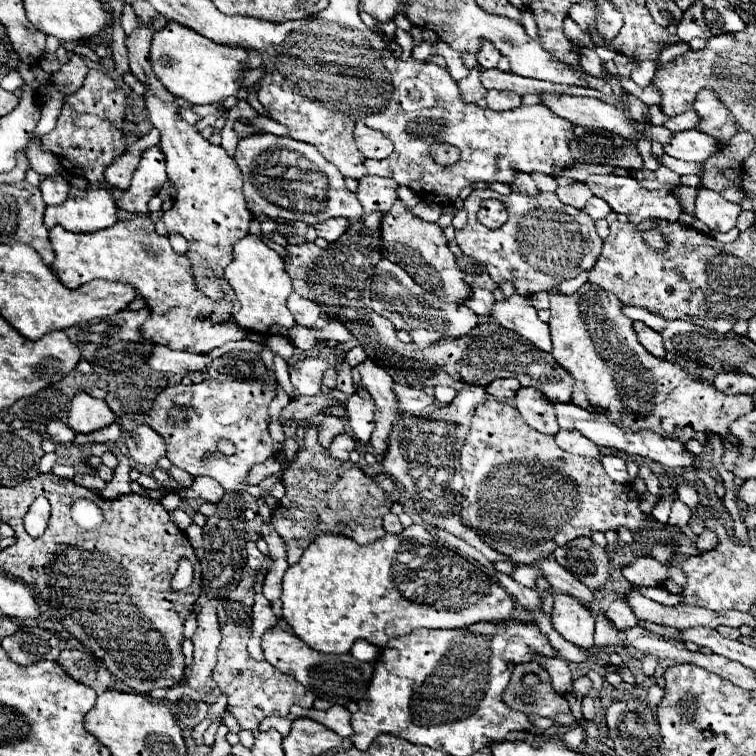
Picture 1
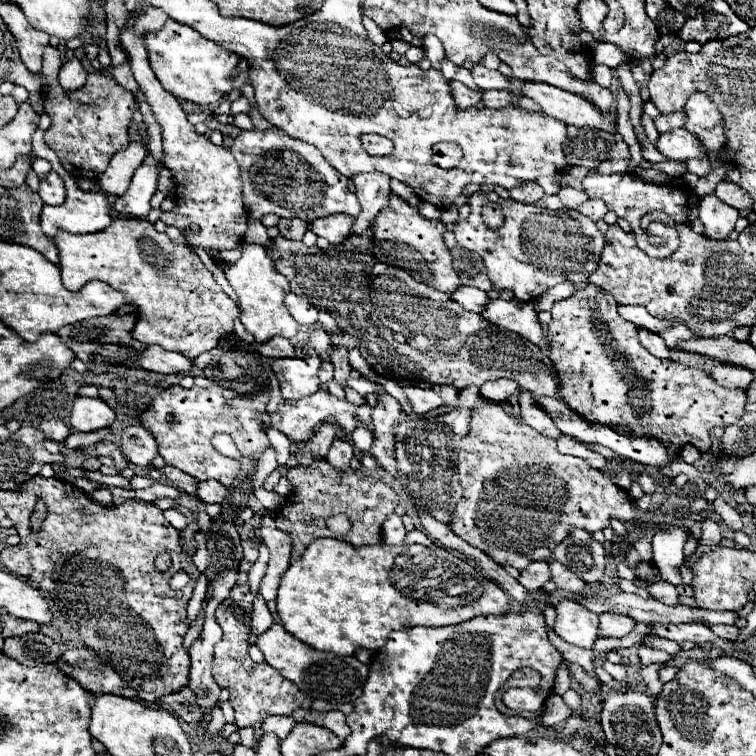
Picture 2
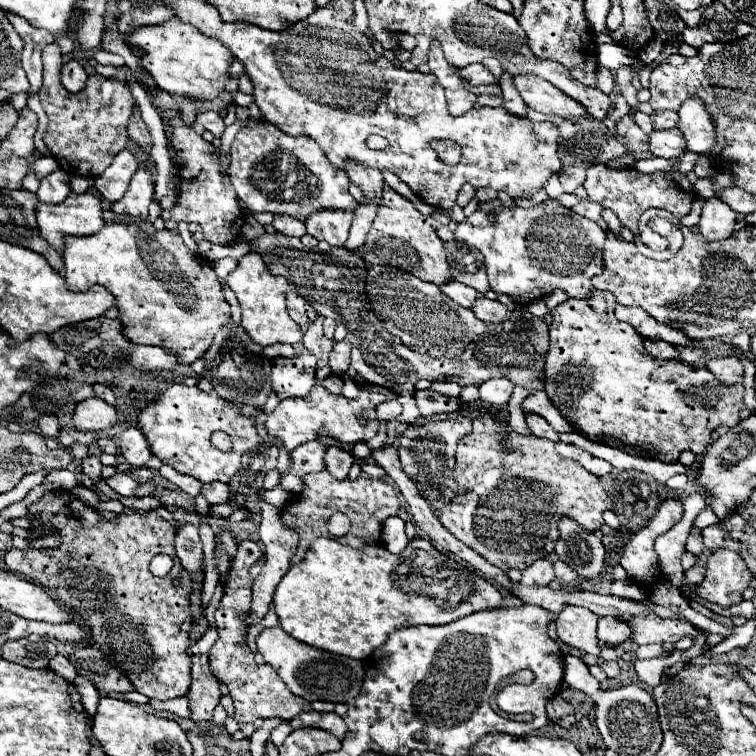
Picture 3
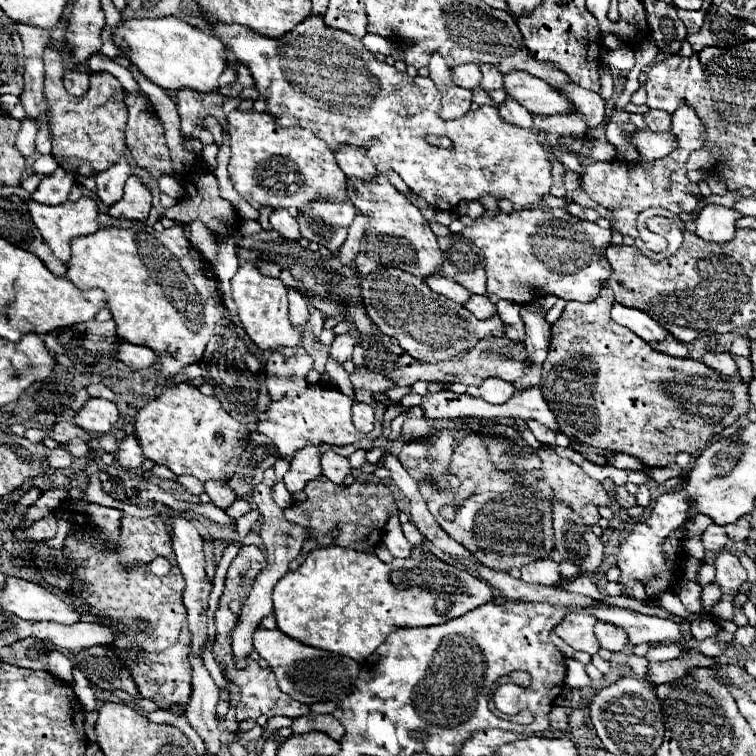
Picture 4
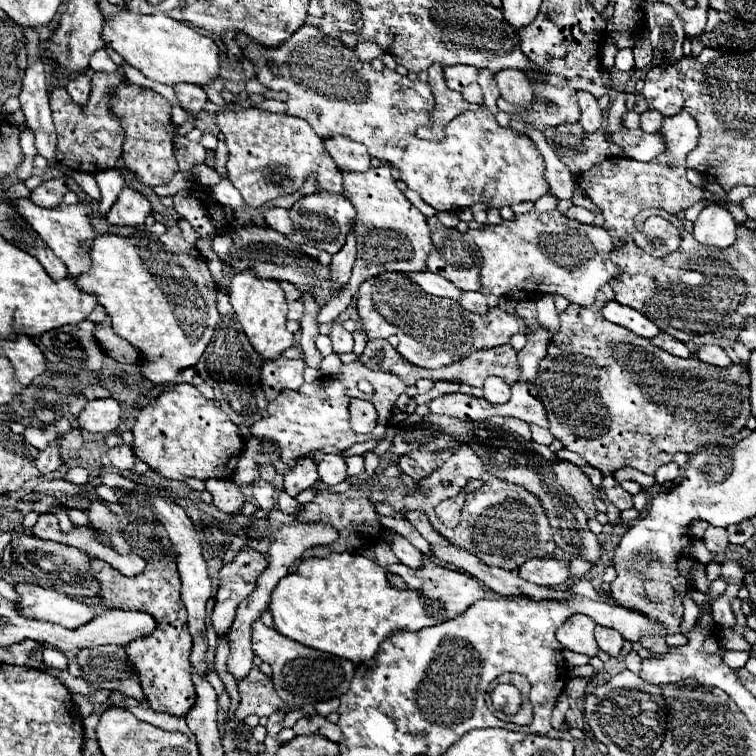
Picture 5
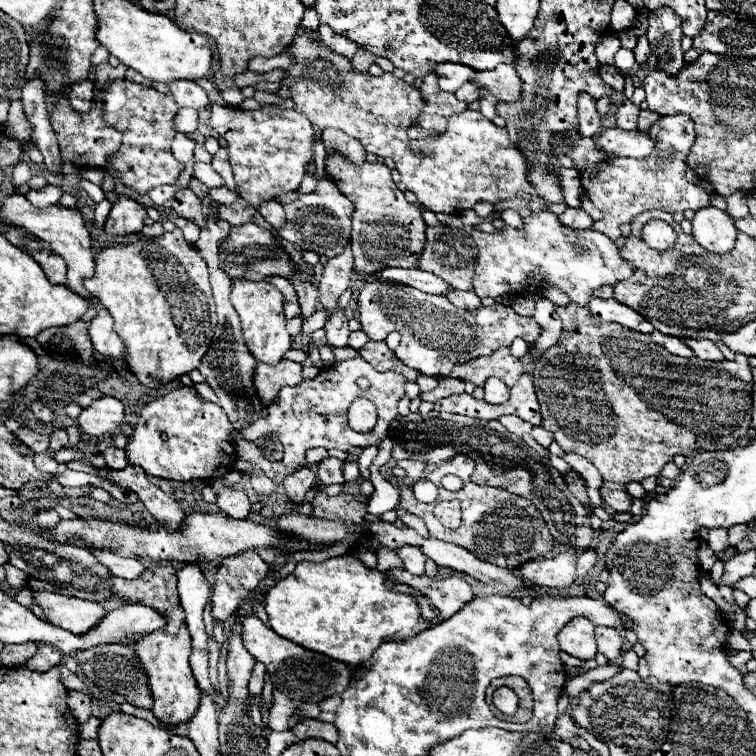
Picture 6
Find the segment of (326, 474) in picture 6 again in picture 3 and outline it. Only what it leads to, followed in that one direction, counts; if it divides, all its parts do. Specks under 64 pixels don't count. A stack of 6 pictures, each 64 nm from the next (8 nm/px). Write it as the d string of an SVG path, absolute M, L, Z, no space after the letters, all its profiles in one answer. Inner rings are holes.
M330 446L330 448L326 450L326 468L328 468L338 480L342 480L342 478L348 476L352 462L354 462L352 452L348 452L348 450L340 448L340 446Z

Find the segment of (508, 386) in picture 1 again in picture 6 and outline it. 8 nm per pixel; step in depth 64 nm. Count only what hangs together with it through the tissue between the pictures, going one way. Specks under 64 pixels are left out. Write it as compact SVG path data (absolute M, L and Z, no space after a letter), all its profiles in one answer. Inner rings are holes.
M488 378L486 384L484 384L484 392L486 392L484 400L488 404L504 404L510 396L508 386L500 378Z

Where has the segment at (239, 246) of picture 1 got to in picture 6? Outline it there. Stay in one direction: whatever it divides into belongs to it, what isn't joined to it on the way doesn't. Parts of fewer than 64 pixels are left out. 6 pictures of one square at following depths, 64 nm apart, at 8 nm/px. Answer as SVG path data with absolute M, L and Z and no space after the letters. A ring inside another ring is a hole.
M234 280L230 302L242 320L242 332L248 350L256 356L258 362L278 364L284 358L284 352L292 346L292 336L286 332L284 296L280 296L278 288L274 288L274 284L270 282Z

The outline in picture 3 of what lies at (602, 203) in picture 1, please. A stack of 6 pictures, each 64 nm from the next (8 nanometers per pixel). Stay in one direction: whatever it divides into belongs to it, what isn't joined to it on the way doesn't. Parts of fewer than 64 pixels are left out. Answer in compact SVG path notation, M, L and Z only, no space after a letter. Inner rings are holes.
M582 200L582 202L578 202L572 210L574 210L576 214L580 214L580 216L596 222L596 220L600 220L604 208L602 208L602 204L596 204L596 202L592 202L592 200Z

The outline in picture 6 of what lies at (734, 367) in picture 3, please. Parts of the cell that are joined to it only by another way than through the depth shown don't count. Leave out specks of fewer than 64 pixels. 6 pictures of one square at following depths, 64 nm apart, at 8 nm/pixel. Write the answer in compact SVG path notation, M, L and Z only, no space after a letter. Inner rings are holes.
M688 338L688 340L684 340L684 342L694 350L694 354L696 354L700 360L710 360L710 362L726 360L724 354L720 352L720 348L718 348L712 340L694 340L694 338Z

